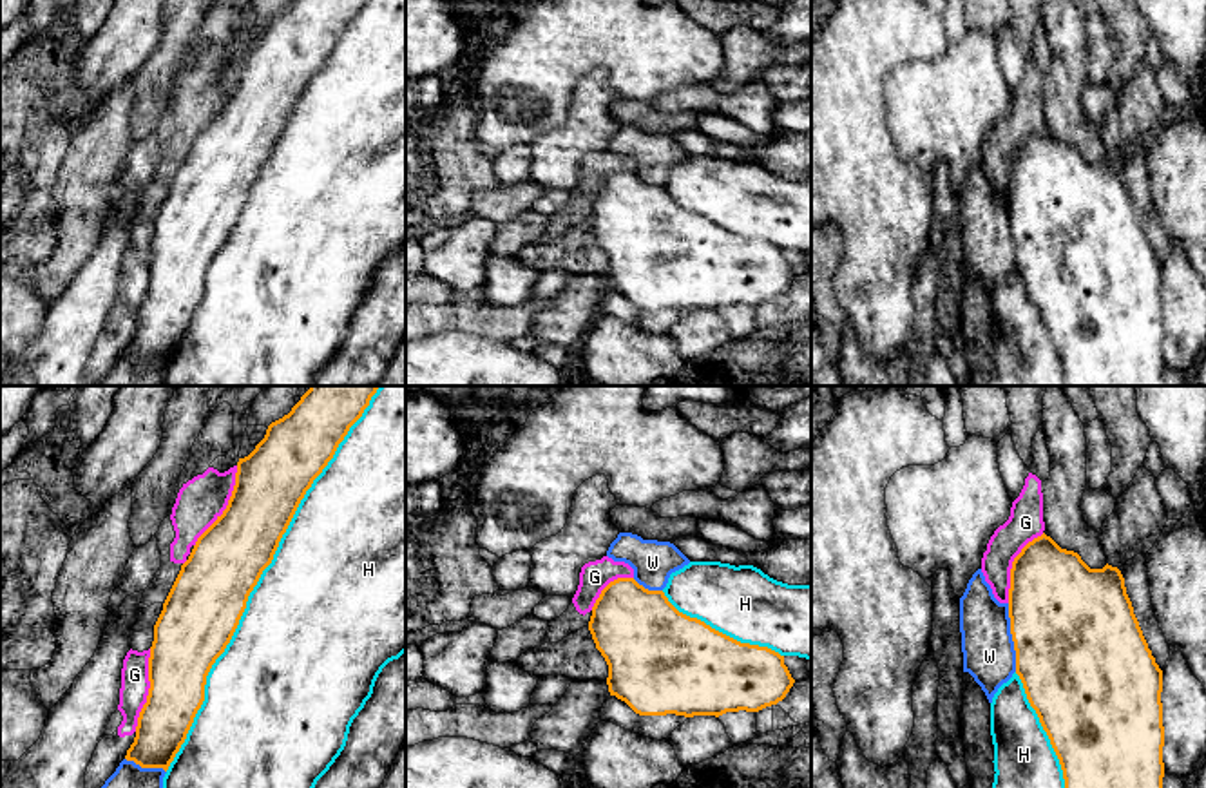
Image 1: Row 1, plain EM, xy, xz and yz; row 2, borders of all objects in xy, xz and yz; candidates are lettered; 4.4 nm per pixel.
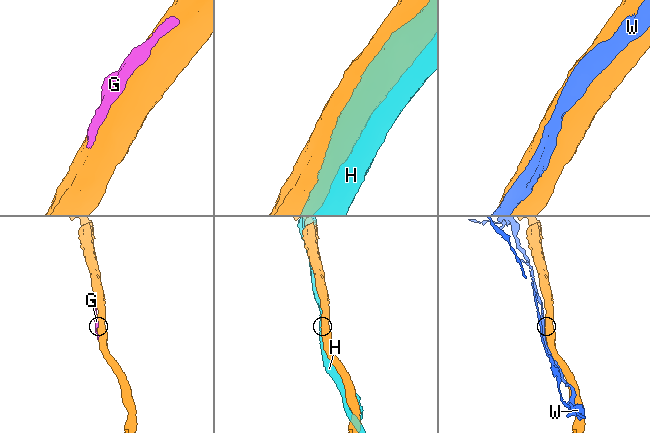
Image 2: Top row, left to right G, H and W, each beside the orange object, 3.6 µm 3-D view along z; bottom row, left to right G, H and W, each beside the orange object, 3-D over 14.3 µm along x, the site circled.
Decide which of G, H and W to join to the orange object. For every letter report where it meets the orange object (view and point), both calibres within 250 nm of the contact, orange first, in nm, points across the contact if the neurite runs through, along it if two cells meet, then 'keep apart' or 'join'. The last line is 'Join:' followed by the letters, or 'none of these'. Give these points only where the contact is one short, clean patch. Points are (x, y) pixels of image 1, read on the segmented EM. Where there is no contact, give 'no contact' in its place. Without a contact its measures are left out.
G: contact xy (149, 691); calibres 280 and 130 nm; keep apart
H: contact xy (259, 576); calibres 340 and 500 nm; keep apart
W: contact yz (1013, 638); calibres 500 and 240 nm; keep apart
Join: none of these

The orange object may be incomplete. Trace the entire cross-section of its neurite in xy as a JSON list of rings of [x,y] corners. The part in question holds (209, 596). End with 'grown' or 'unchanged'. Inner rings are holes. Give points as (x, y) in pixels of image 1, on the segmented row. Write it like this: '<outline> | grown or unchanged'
[[[310,386],[288,415],[272,422],[255,449],[237,462],[235,485],[221,516],[197,538],[154,625],[148,696],[125,759],[168,770],[205,701],[206,676],[230,643],[246,601],[272,563],[301,500],[333,458],[380,386]]] | unchanged

